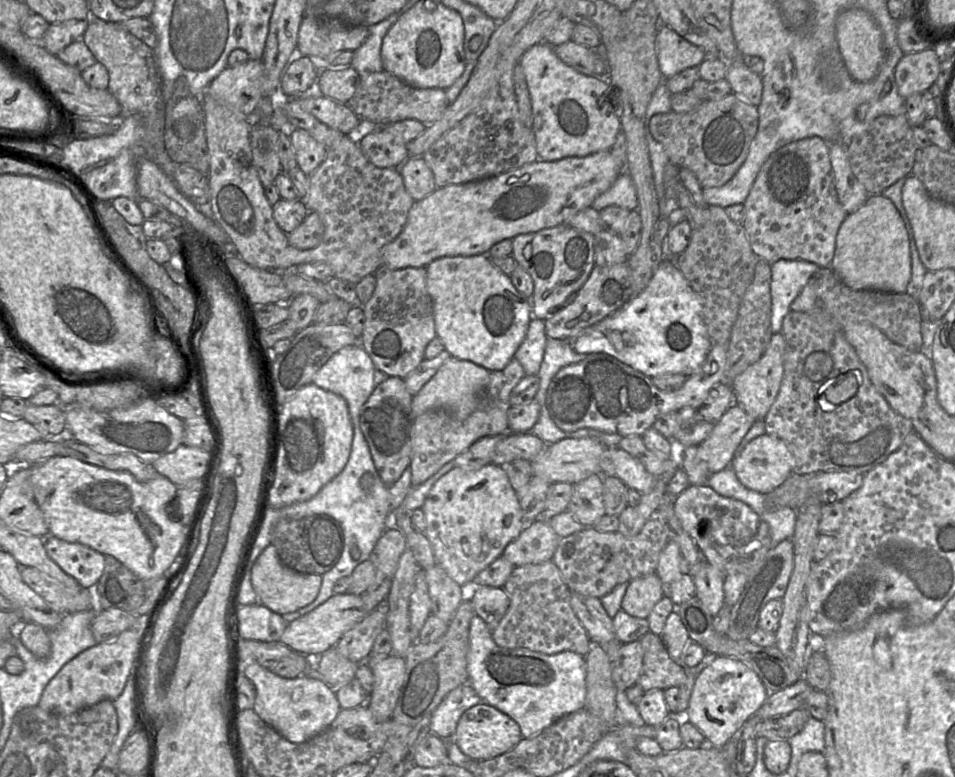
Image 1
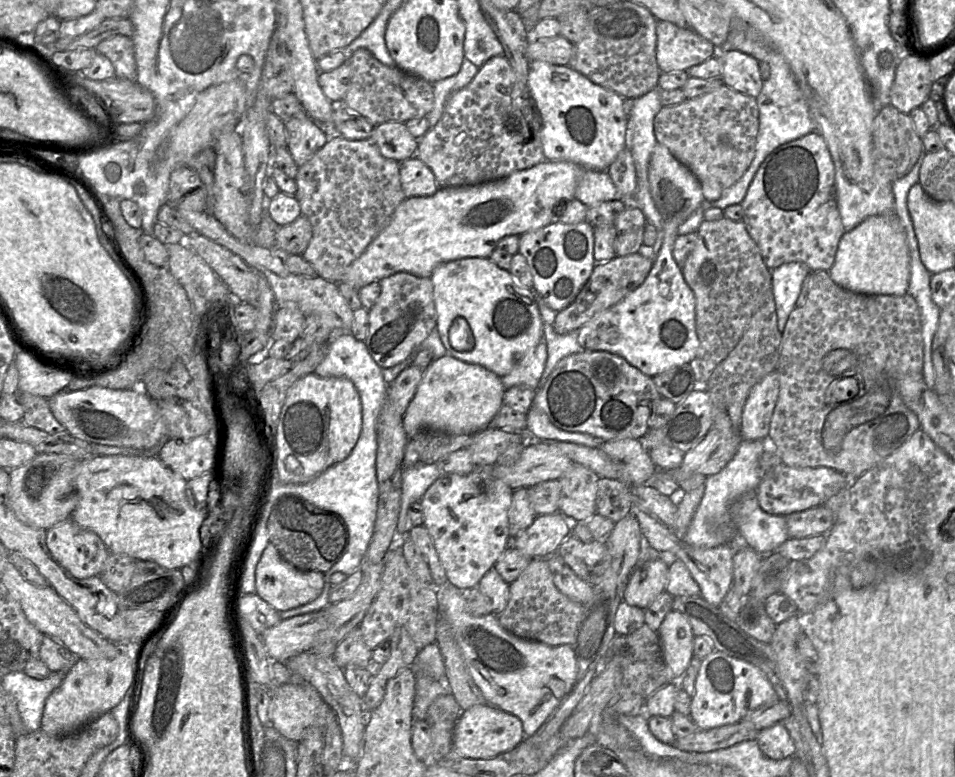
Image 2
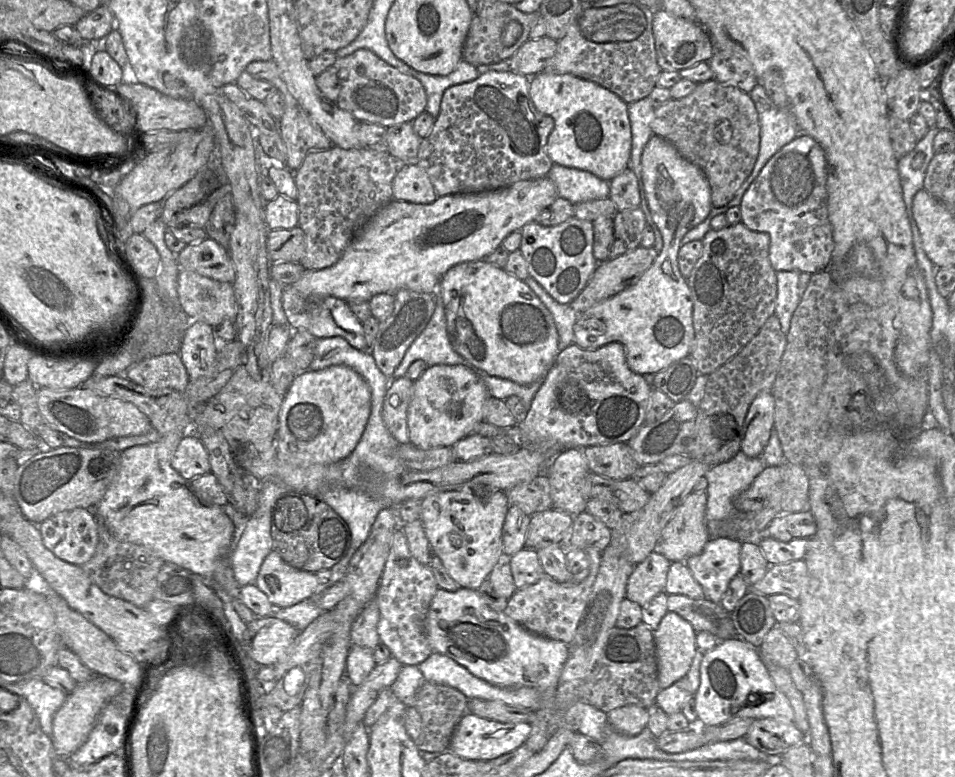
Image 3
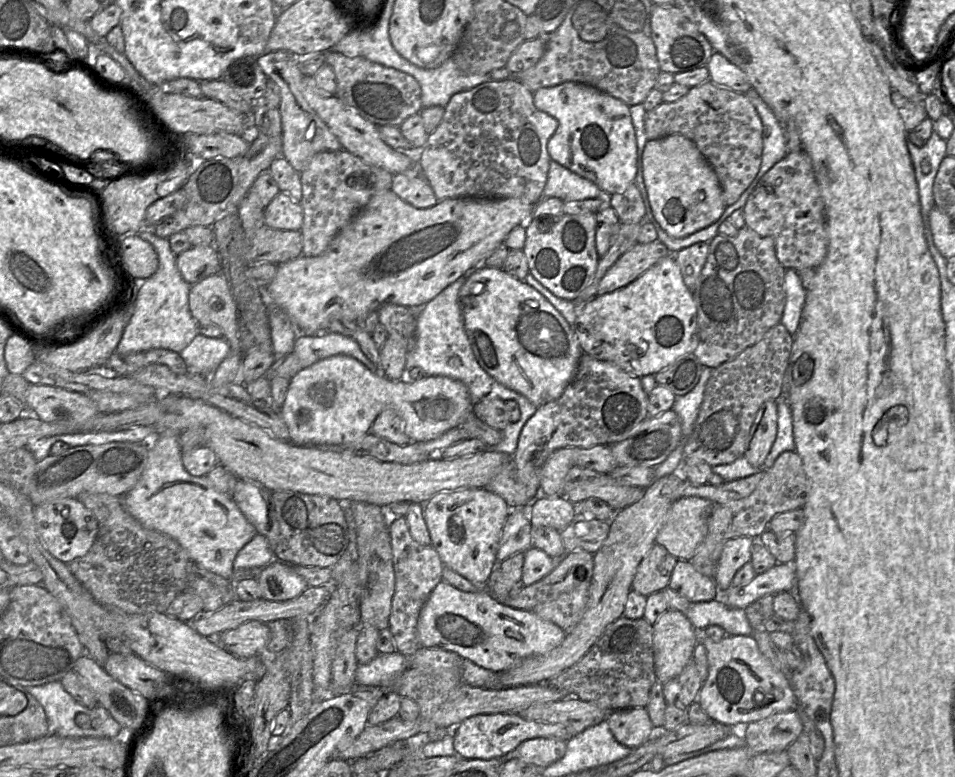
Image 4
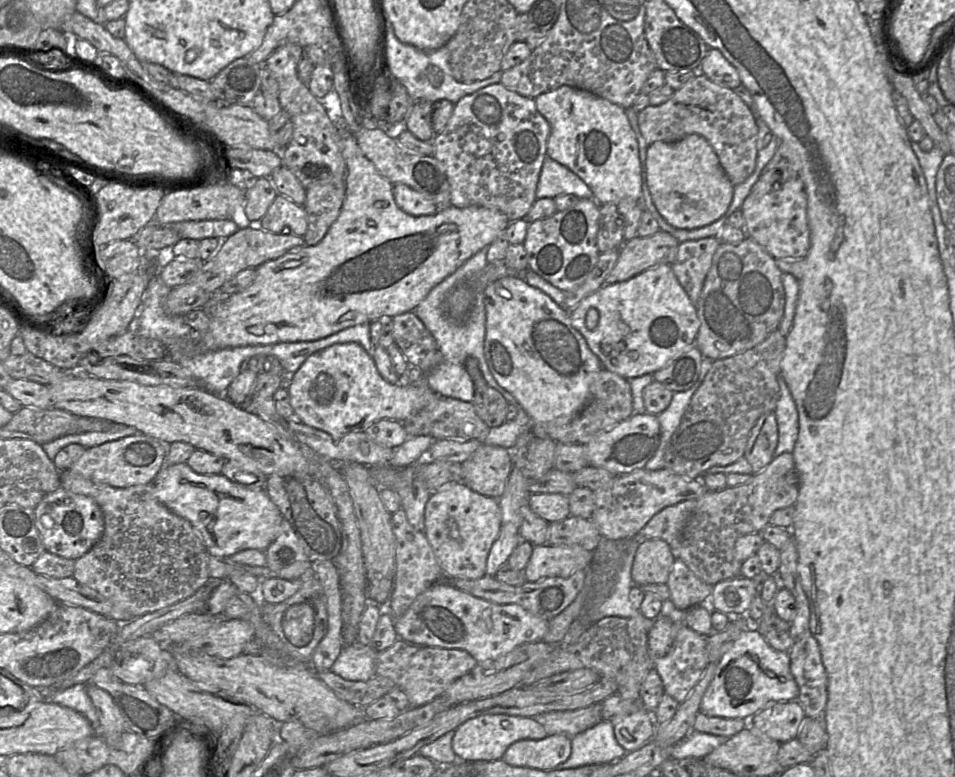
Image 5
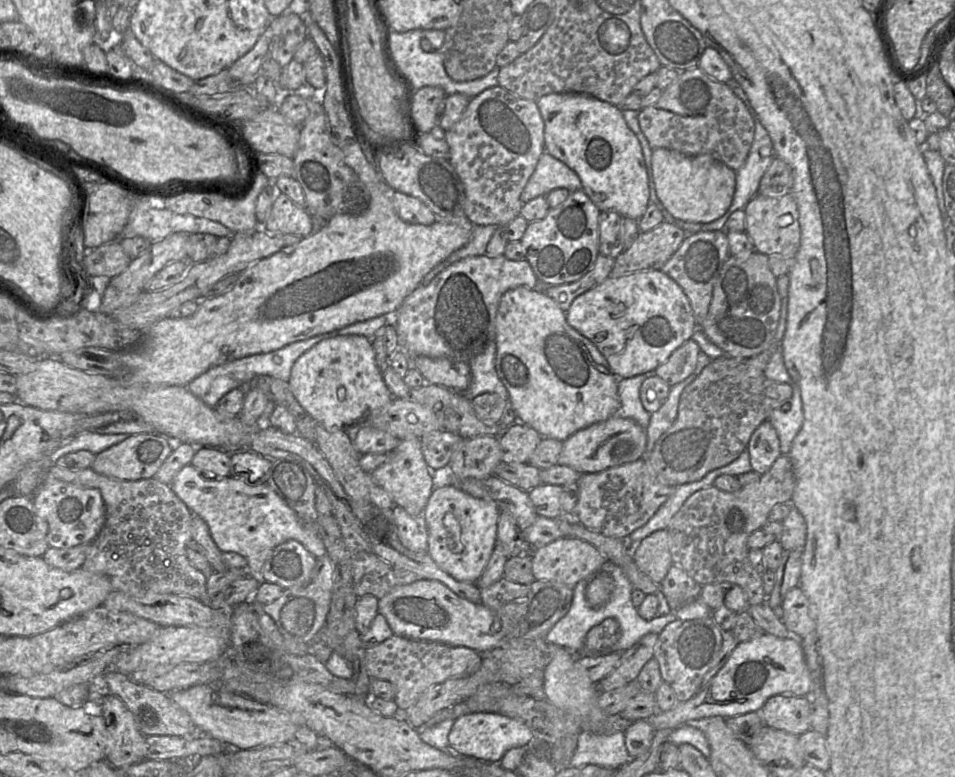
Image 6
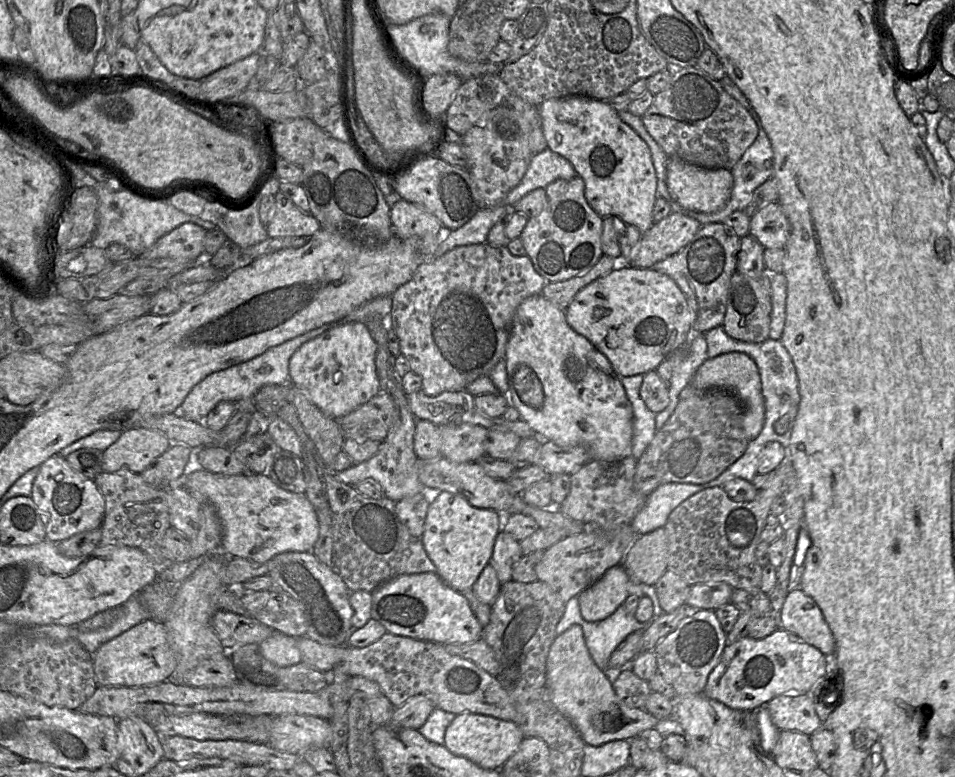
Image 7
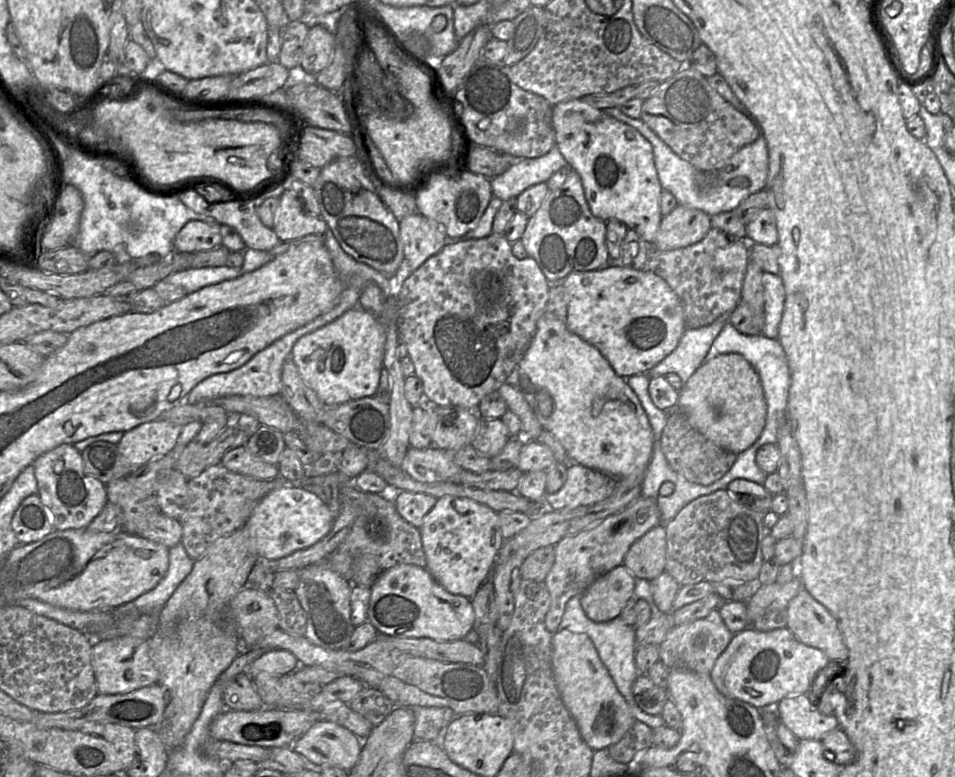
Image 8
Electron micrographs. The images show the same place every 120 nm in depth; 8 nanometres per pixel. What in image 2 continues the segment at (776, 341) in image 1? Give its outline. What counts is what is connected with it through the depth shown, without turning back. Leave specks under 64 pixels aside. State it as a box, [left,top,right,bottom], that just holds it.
[740,371,779,440]

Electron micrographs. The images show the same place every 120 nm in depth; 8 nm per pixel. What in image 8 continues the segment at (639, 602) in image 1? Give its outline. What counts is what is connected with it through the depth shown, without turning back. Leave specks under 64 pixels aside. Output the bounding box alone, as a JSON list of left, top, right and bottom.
[623,525,666,581]

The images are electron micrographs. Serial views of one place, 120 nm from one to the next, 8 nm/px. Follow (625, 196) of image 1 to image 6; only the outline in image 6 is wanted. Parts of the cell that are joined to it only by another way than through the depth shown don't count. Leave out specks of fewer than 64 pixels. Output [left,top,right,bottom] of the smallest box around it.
[521,150,582,204]

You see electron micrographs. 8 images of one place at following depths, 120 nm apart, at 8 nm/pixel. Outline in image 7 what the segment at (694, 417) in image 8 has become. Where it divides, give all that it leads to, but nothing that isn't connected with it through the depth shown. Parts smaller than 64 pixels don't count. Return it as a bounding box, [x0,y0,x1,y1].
[690,352,765,440]

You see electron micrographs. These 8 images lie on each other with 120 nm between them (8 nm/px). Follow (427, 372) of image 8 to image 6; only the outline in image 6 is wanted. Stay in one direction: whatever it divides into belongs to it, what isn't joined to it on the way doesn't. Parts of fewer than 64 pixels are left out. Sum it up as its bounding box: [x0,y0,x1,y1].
[392,255,539,363]

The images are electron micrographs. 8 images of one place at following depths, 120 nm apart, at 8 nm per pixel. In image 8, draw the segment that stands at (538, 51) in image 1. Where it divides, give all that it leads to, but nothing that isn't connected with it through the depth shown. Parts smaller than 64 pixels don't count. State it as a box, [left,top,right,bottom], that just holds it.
[552,99,663,244]

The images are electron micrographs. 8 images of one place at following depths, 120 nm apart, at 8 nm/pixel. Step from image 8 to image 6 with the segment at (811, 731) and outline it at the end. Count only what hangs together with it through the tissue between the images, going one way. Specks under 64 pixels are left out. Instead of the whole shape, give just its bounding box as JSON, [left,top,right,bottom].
[757,695,810,736]

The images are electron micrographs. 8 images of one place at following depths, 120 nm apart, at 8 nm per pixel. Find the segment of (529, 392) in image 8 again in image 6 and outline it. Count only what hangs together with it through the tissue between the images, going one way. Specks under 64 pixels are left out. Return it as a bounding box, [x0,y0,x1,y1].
[495,286,620,441]

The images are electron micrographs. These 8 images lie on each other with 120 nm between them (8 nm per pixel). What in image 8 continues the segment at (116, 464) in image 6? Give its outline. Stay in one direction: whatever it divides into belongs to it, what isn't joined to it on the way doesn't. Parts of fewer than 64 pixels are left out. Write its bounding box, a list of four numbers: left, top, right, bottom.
[116,419,182,471]

